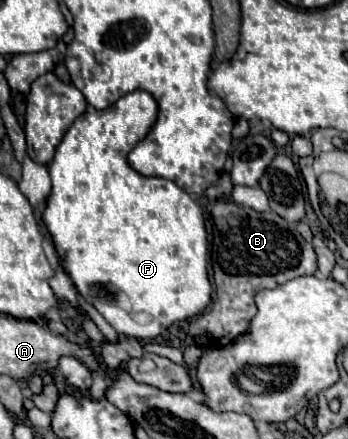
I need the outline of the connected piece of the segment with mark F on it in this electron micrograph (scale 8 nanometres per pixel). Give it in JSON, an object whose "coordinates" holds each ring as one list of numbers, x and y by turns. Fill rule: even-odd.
{"coordinates":[[138,89,126,93,114,103,114,107,80,115,66,131,52,163,48,165,52,193,44,209,44,223,64,259,64,267,82,297,92,303,118,333,134,339,156,339,164,335,174,321,202,313,212,295,208,267,204,275,208,233,200,205,174,181,144,177,128,165,128,153,148,135,156,115,158,103,148,91],[142,313,146,313,146,323,134,319,134,315]]}

